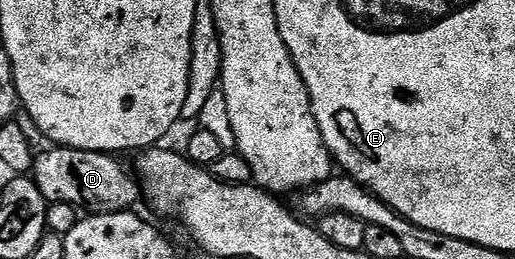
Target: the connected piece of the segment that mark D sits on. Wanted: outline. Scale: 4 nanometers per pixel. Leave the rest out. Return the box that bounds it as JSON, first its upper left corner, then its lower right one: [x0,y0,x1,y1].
[32,145,140,215]

